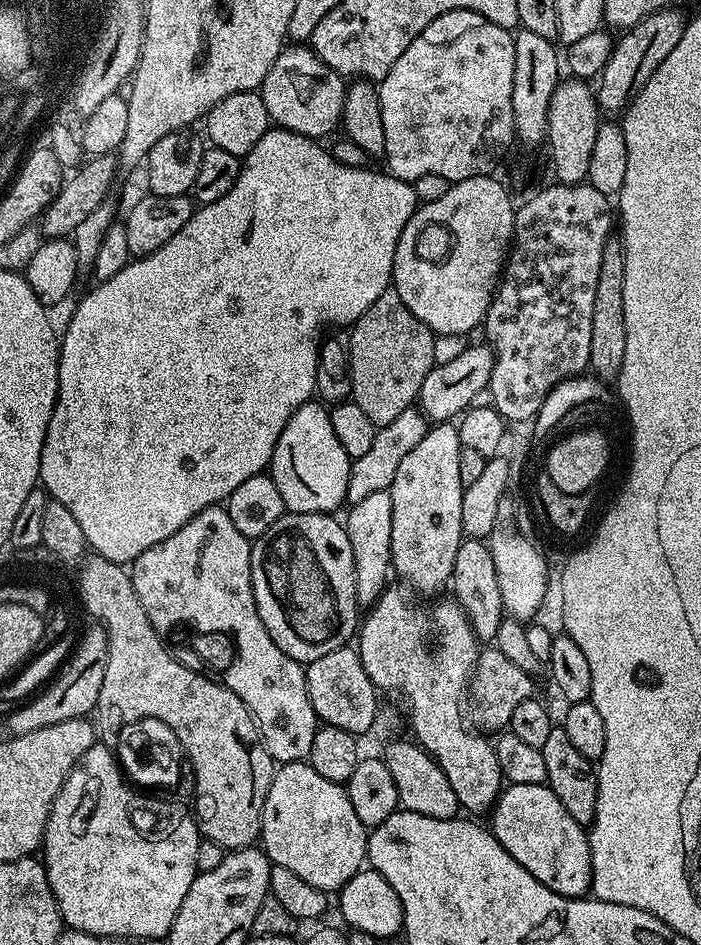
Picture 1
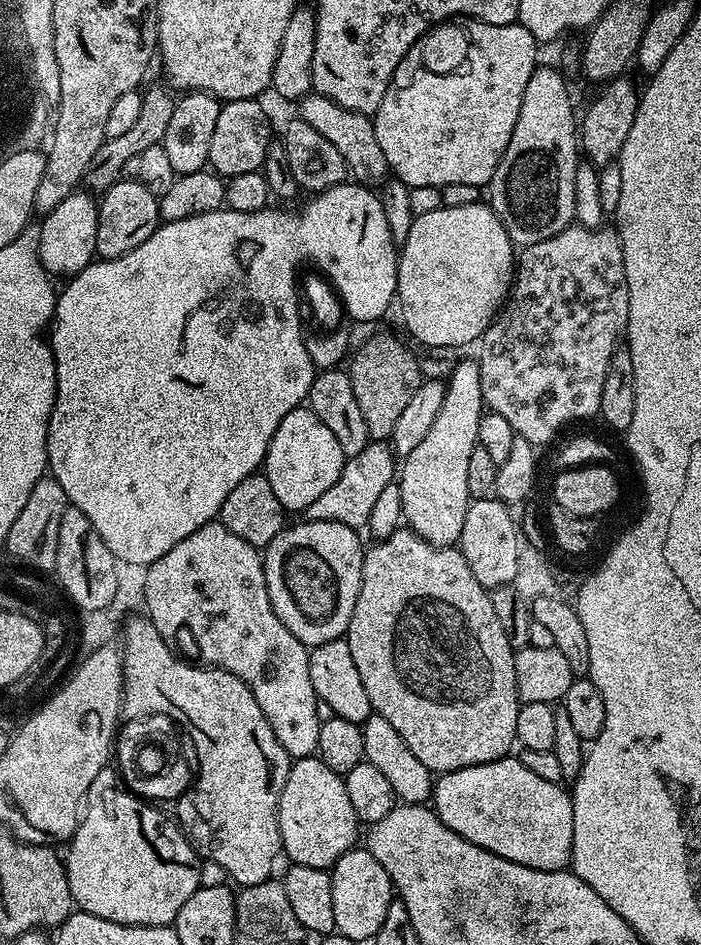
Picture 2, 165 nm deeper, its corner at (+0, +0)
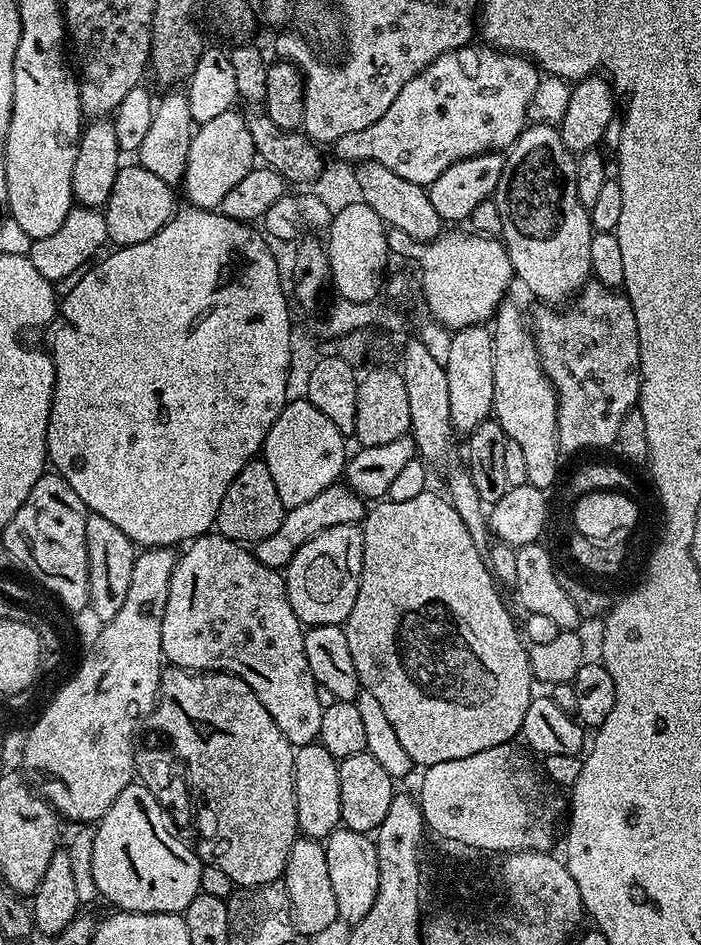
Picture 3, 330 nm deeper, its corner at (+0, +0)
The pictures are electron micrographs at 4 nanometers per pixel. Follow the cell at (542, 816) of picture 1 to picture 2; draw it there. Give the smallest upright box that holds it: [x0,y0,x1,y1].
[430,754,574,872]

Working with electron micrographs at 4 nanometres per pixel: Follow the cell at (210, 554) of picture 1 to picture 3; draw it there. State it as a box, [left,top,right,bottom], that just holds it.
[162,534,325,746]

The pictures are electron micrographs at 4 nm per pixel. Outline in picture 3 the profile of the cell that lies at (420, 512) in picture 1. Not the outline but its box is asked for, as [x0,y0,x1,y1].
[444,324,494,434]

